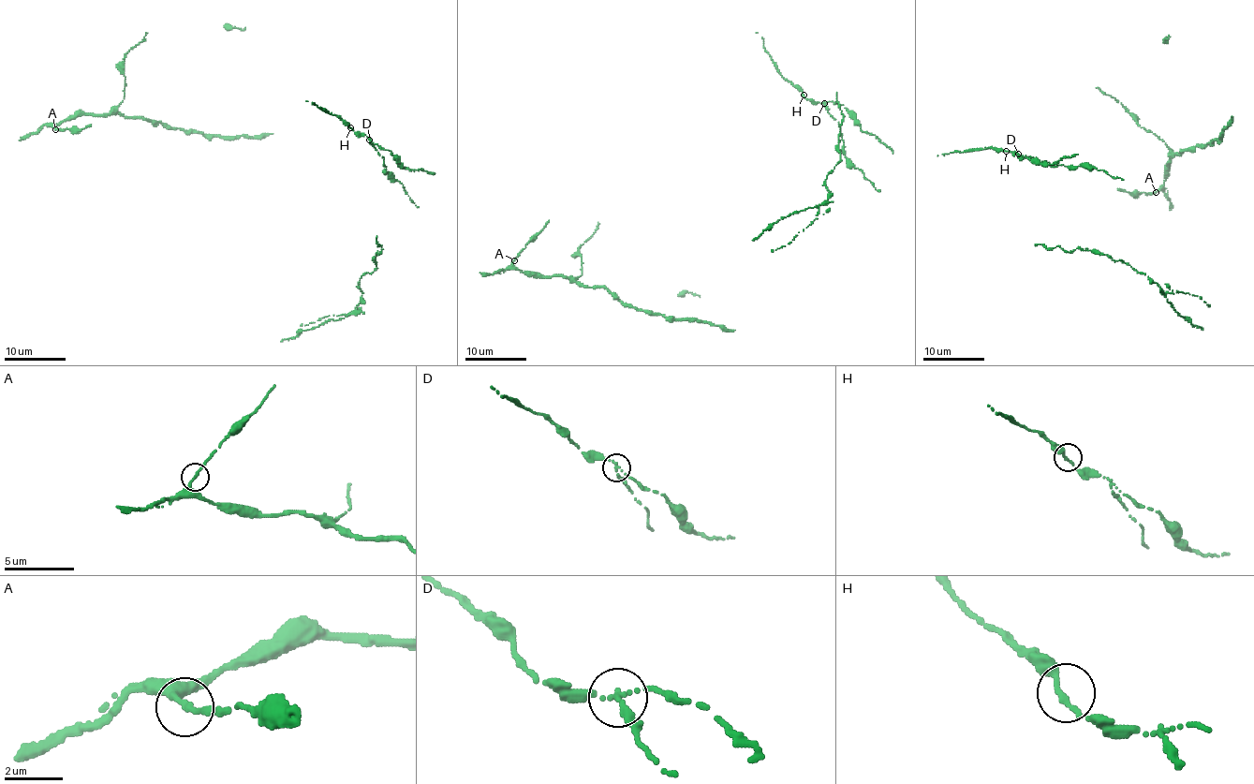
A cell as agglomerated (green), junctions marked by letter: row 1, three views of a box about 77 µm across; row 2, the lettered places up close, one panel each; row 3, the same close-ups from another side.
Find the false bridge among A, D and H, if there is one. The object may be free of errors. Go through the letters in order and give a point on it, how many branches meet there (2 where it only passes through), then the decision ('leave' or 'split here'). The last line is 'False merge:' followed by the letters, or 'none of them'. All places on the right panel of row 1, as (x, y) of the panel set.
A: place (1156, 192); branches 2; leave
D: place (1018, 154); branches 2; split here
H: place (1006, 151); branches 2; leave
False merge: D

